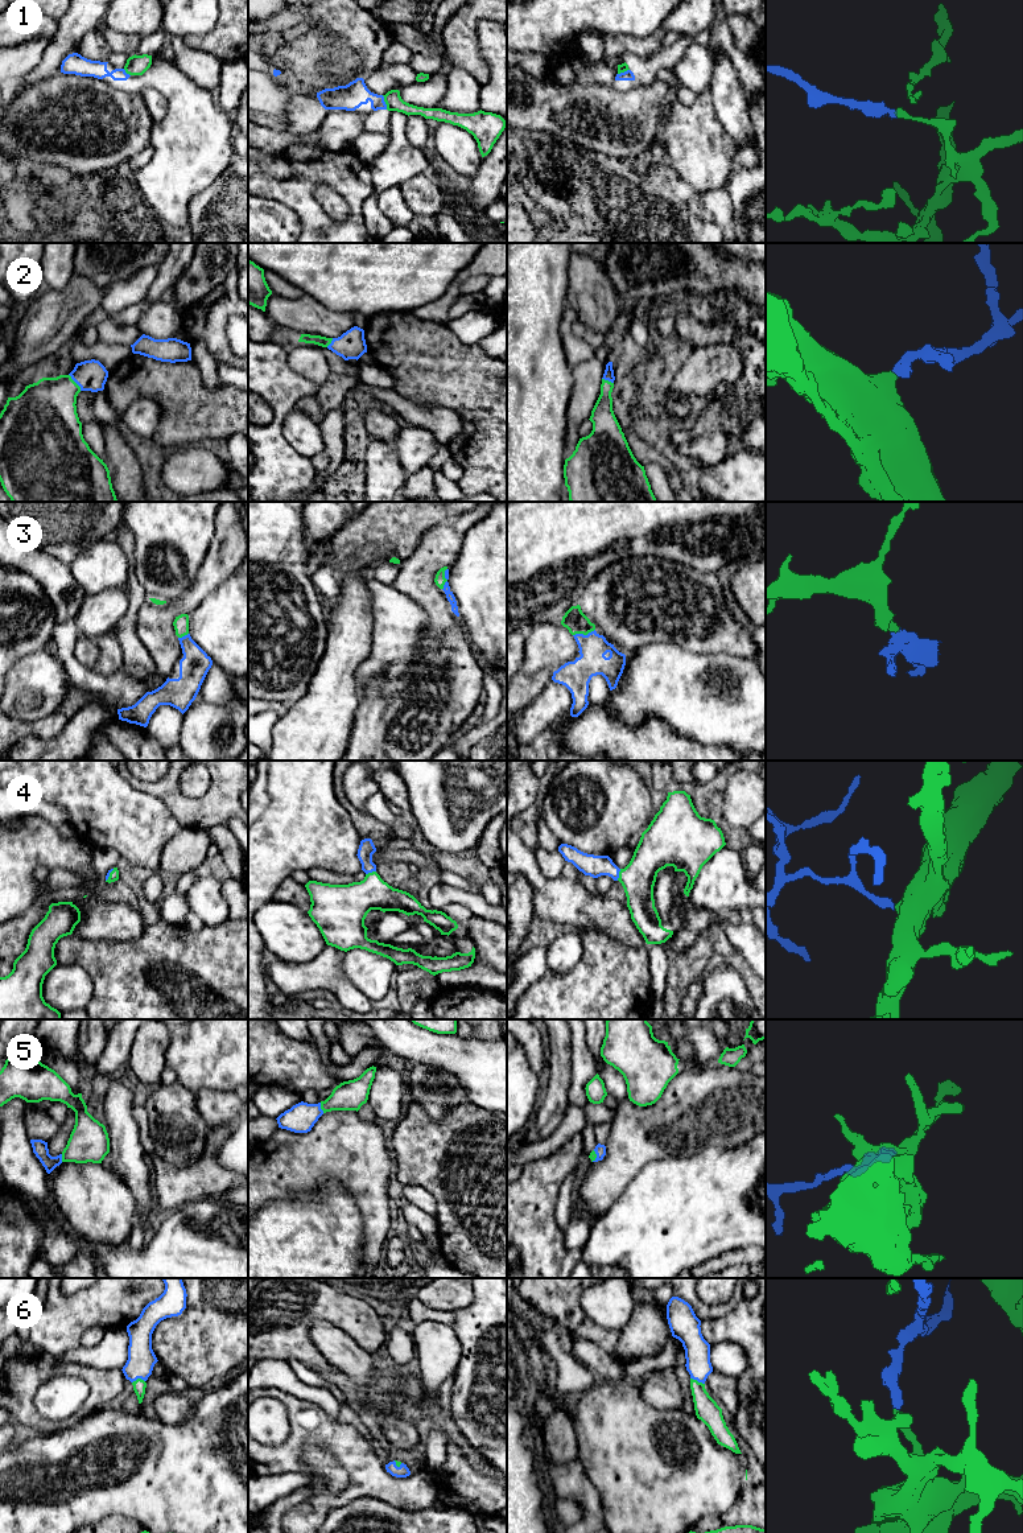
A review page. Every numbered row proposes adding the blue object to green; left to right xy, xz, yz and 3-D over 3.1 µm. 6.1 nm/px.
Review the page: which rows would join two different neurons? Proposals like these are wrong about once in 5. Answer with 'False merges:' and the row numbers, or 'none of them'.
False merges: 1

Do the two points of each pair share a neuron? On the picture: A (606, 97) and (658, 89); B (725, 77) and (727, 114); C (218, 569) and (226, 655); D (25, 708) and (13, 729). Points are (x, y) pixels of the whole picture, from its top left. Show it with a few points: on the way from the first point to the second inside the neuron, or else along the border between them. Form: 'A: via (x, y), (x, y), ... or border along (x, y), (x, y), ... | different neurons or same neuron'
A: via (619, 99), (644, 99) | same neuron
B: via (725, 86), (724, 99), (727, 104) | same neuron
C: border along (234, 572), (196, 604) | different neurons
D: border along (48, 715), (32, 721), (13, 720) | different neurons

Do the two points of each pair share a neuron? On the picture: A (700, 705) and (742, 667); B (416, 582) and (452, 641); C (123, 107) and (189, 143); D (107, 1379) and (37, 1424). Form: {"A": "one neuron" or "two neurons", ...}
{"A": "one neuron", "B": "one neuron", "C": "two neurons", "D": "one neuron"}

